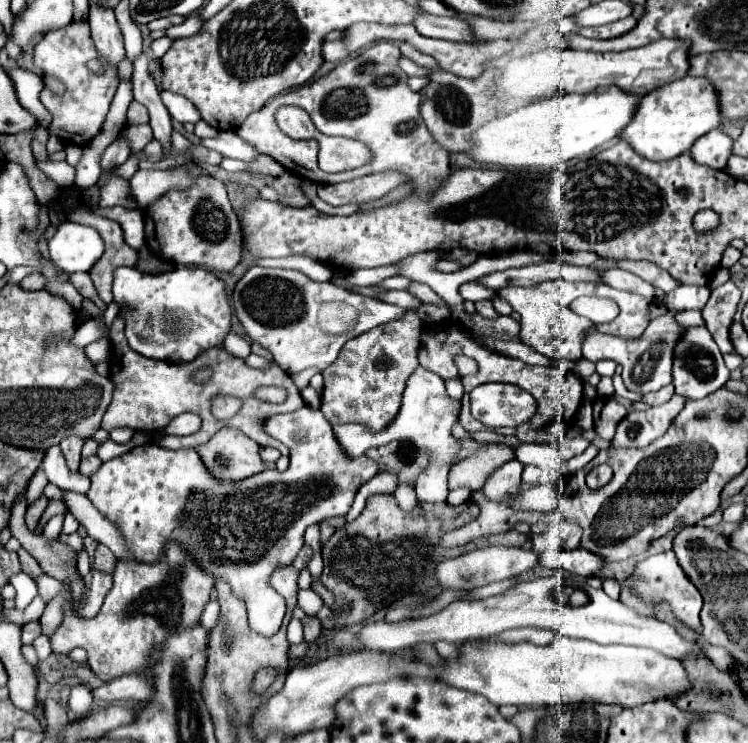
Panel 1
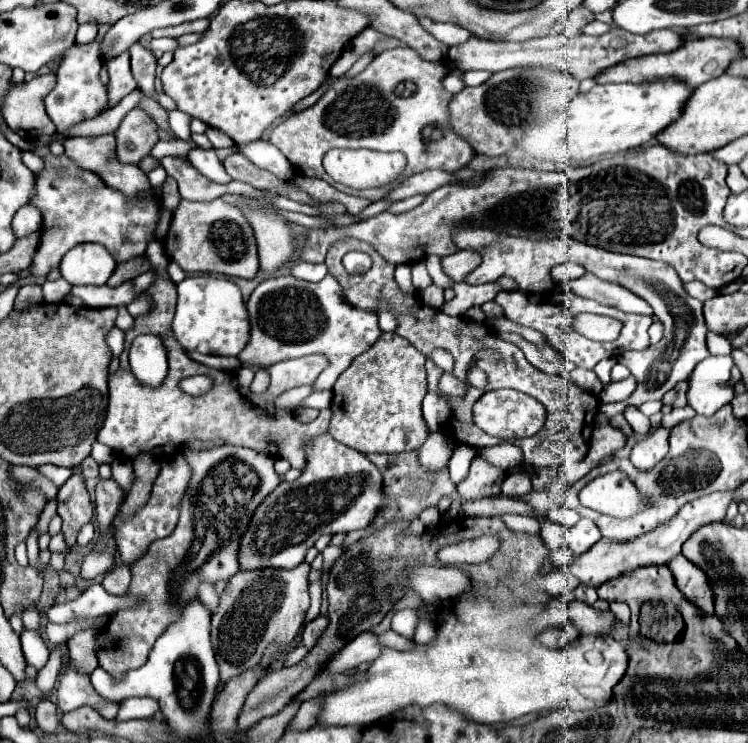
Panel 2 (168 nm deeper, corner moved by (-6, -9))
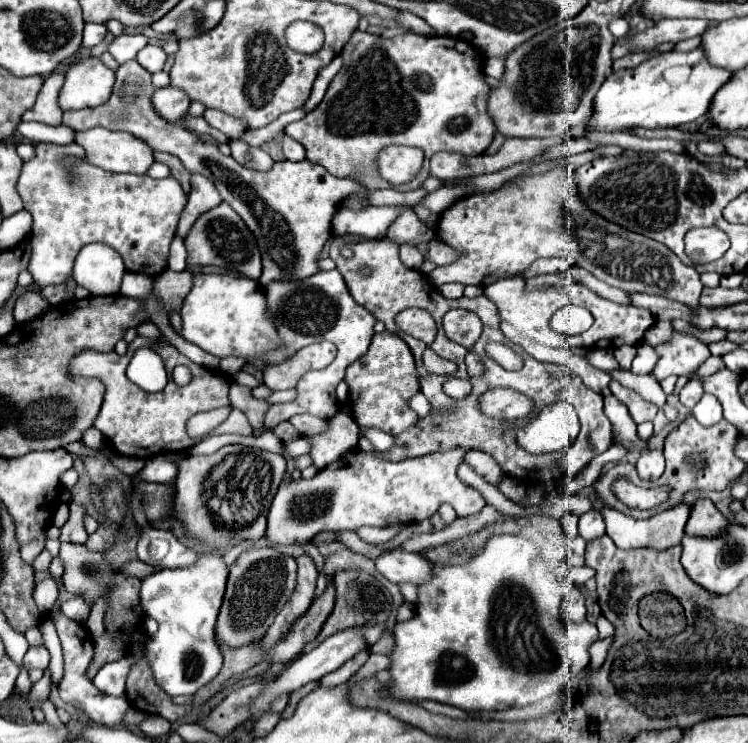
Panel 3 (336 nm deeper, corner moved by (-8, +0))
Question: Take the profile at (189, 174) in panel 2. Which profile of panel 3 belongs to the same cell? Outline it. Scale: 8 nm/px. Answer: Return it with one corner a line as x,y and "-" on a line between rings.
192,173
190,183
192,183
192,191
188,195
188,203
178,221
178,237
182,237
182,239
190,231
190,225
198,219
198,215
202,215
206,209
212,209
214,205
218,205
222,201
214,183
210,179
206,179
204,175

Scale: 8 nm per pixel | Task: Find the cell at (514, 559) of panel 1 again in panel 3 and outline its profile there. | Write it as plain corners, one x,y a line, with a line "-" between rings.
390,551
380,555
374,563
376,569
392,583
412,583
420,587
434,577
432,563
418,553

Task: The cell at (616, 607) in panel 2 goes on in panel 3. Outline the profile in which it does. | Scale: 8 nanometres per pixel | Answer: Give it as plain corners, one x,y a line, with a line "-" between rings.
614,635
604,640
597,641
590,647
591,669
597,669
604,663
612,647
613,637

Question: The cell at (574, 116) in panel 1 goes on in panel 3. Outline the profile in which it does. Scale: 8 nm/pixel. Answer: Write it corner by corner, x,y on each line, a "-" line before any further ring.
694,49
690,53
662,53
634,69
610,73
594,95
592,115
586,129
622,133
636,127
666,129
696,121
706,113
710,97
714,97
718,87
722,87
730,75
730,71
710,65
702,49

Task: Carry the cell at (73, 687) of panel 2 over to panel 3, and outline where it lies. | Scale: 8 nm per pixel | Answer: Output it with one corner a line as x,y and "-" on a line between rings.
58,613
54,619
54,625
58,629
60,641
62,641
62,651
64,651
64,677
58,683
58,695
64,703
70,703
78,709
82,709
94,723
98,725
110,725
116,727
122,723
122,717
126,713
126,709
130,707
126,697
112,697
112,695
104,695
100,689
94,687
94,683
88,679
86,671
88,665
92,663
94,657
94,649
92,649
92,637
88,633
88,629
68,617
64,617
62,613

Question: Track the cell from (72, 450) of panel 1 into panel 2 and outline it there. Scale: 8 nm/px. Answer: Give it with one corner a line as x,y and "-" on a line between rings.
70,476
68,482
58,492
58,514
62,522
62,534
68,546
76,544
76,536
84,524
94,516
94,508
84,486
82,476

